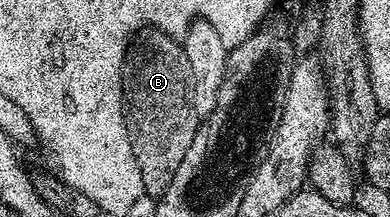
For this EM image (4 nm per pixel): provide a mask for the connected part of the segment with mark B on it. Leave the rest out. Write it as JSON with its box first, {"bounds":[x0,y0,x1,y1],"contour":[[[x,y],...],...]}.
{"bounds":[124,29,202,197],"contour":[[[144,29],[133,38],[127,55],[124,57],[124,120],[130,137],[134,157],[138,161],[138,173],[142,173],[145,196],[159,197],[170,185],[194,133],[200,127],[202,118],[194,109],[196,72],[188,59],[183,46],[173,36],[164,31]]]}

